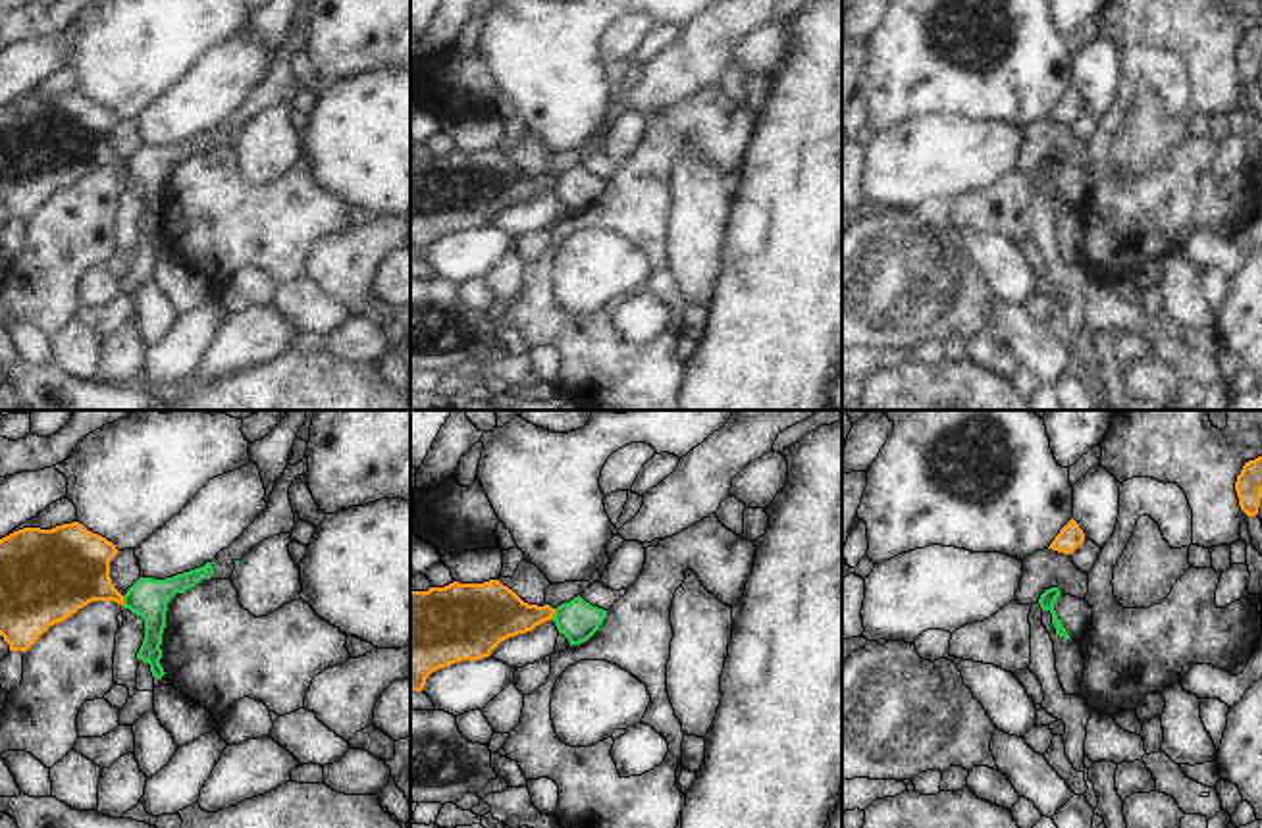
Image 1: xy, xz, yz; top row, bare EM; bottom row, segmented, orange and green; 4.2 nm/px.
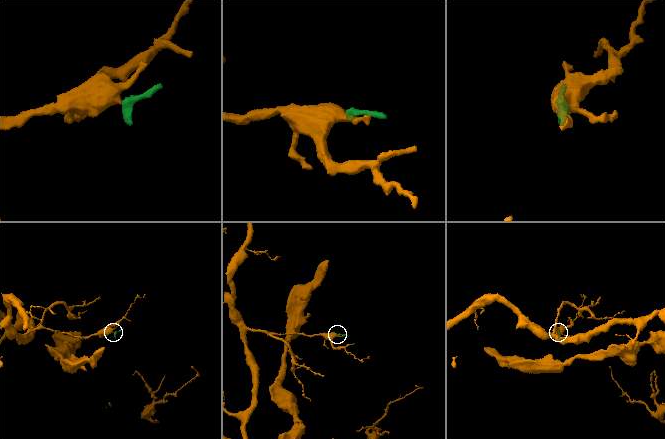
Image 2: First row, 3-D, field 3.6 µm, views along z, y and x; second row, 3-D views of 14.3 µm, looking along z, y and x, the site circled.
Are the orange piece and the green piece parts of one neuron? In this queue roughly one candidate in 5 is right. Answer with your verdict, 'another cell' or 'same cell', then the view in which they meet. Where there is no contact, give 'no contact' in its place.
another cell; meets orange in xy

